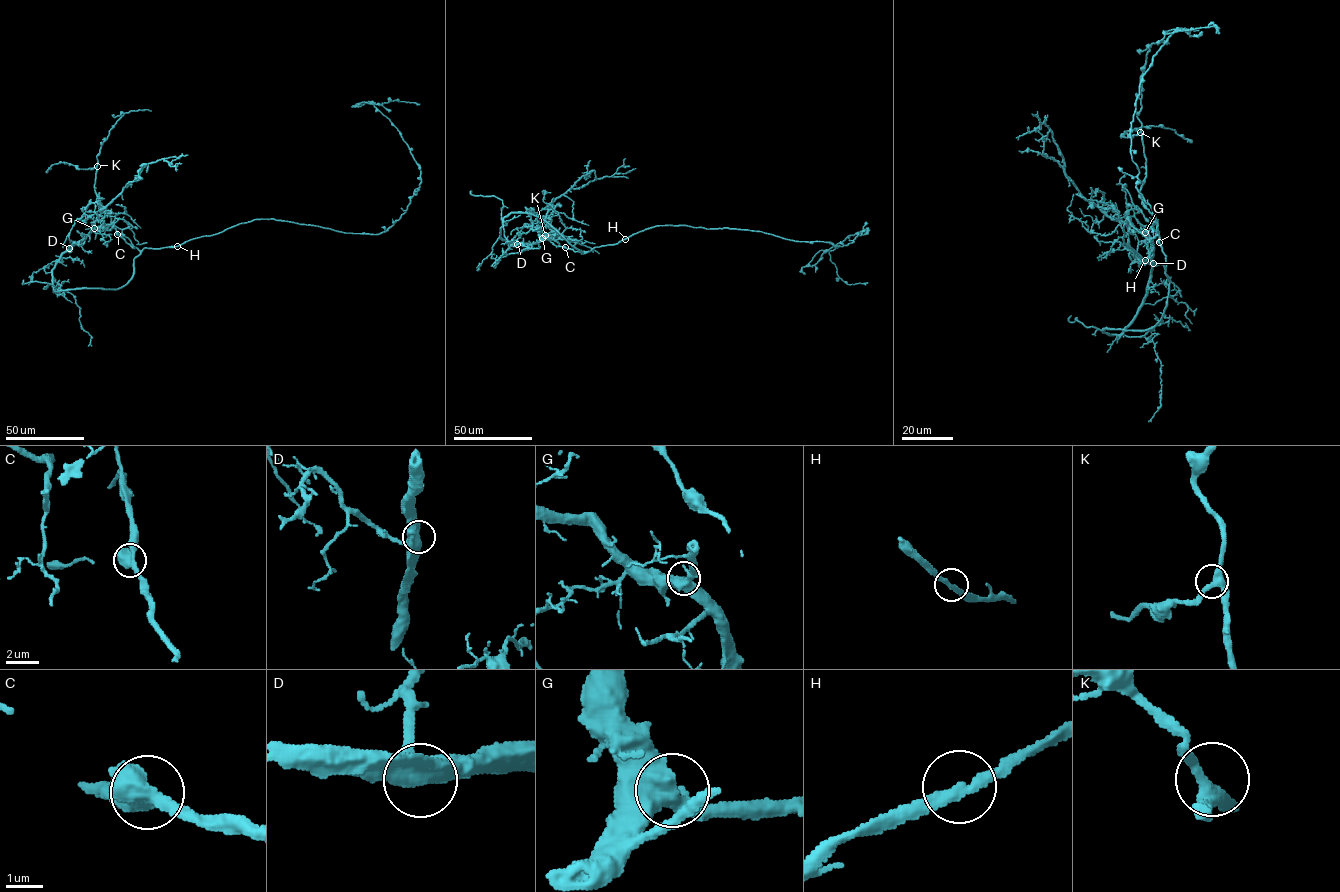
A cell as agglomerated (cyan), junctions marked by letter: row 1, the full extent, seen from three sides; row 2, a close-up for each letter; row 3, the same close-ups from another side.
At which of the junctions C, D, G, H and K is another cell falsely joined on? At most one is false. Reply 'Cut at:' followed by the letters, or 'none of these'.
Cut at: none of these

